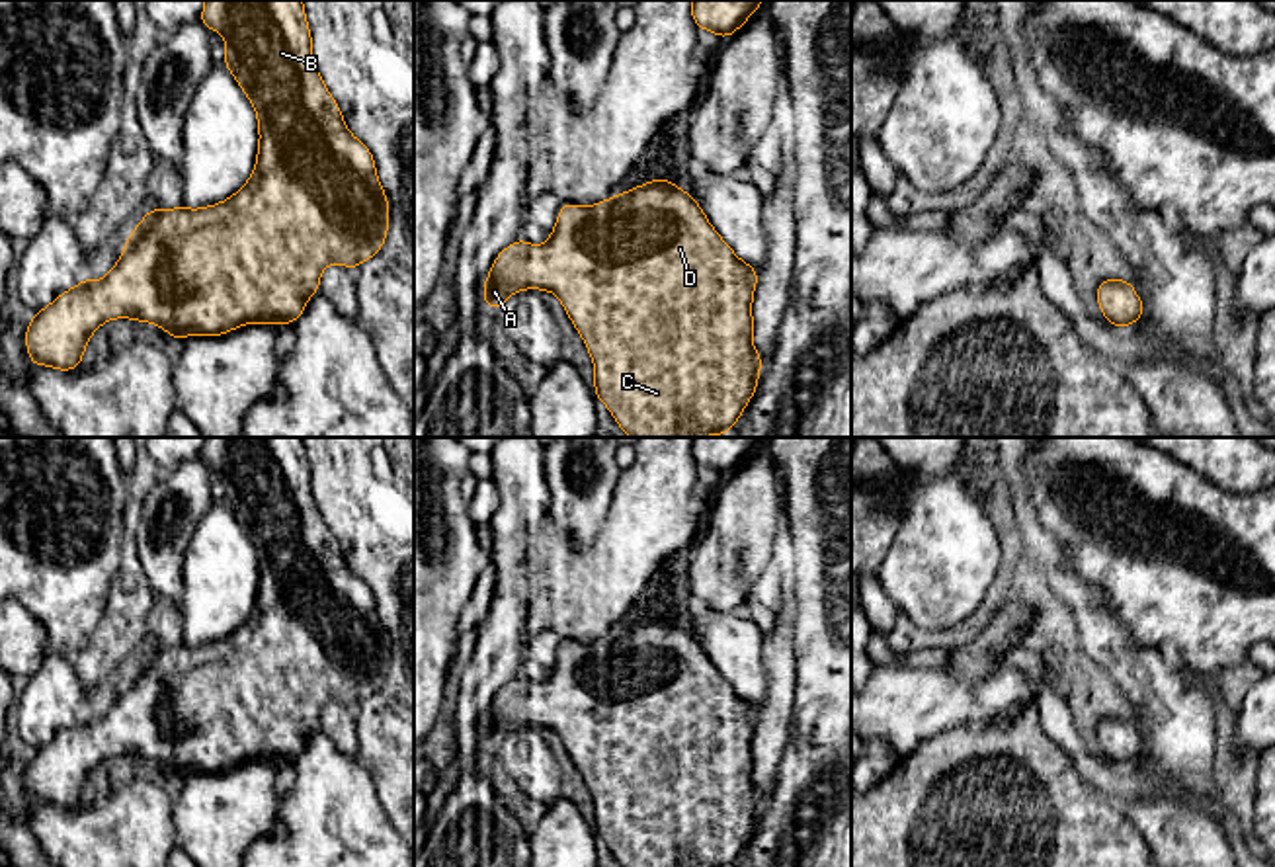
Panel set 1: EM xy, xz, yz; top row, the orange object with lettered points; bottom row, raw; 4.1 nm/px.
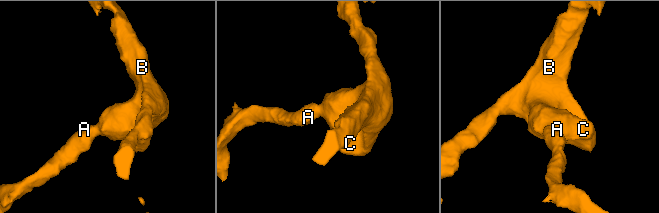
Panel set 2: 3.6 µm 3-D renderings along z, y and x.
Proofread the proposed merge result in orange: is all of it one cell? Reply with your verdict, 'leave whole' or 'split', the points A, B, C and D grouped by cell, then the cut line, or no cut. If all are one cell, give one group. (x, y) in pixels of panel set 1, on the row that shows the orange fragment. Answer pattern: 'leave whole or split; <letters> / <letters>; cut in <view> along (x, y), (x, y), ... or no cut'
leave whole; A B C D; no cut

